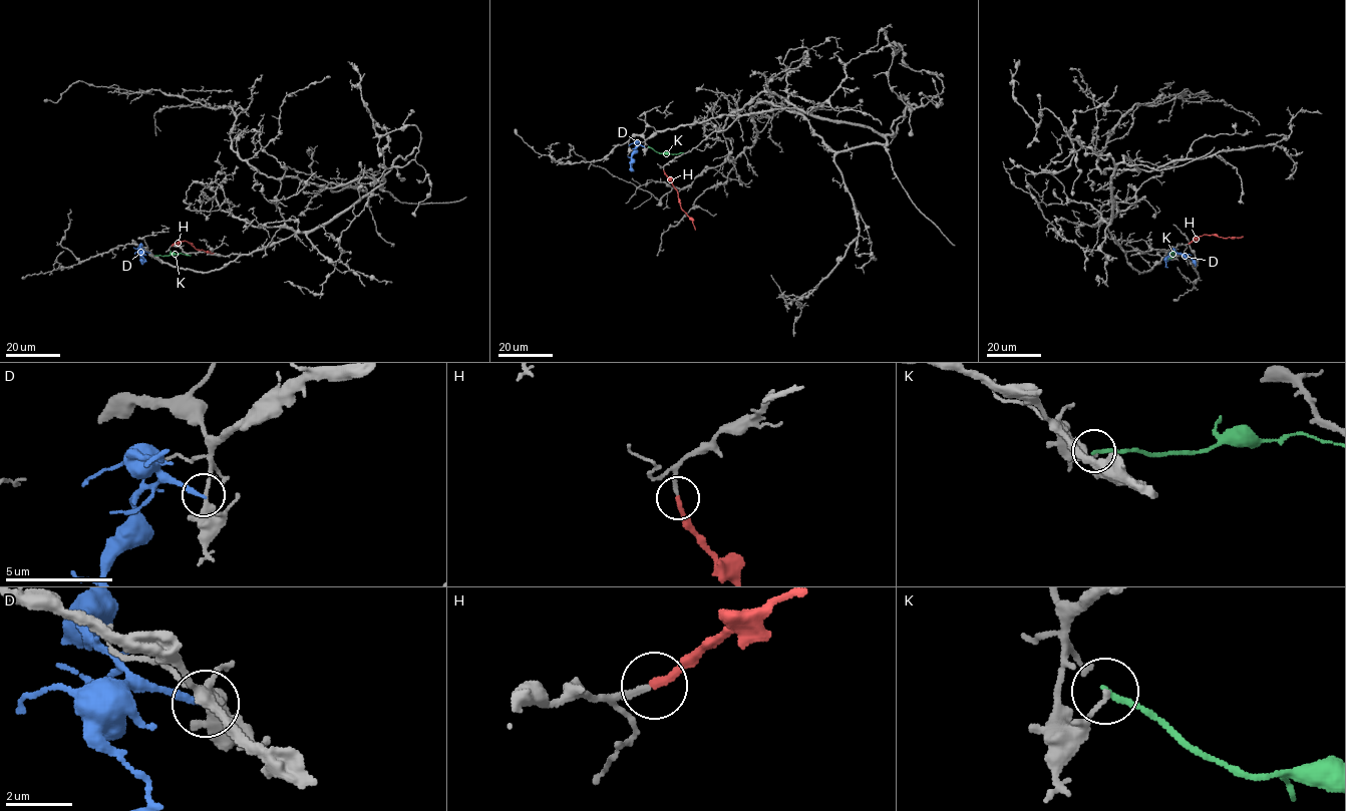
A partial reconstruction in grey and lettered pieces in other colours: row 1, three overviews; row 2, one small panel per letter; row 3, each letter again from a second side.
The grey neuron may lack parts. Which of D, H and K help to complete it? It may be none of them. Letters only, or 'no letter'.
H

